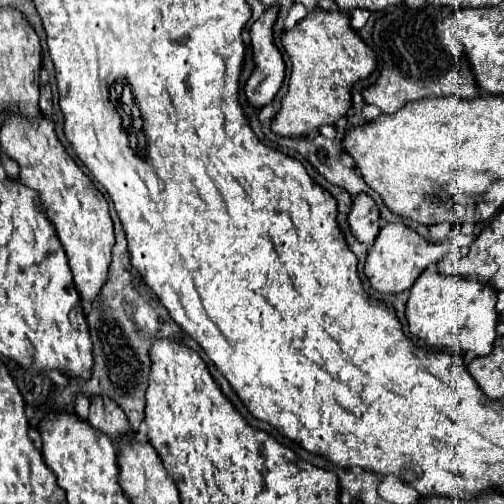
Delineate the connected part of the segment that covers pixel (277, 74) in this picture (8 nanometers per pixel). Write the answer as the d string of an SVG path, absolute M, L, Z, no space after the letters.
M268 9L252 27L250 27L250 47L254 71L244 85L248 105L260 109L268 105L278 93L284 81L284 61L276 45L272 43L272 25L276 19L276 9Z

